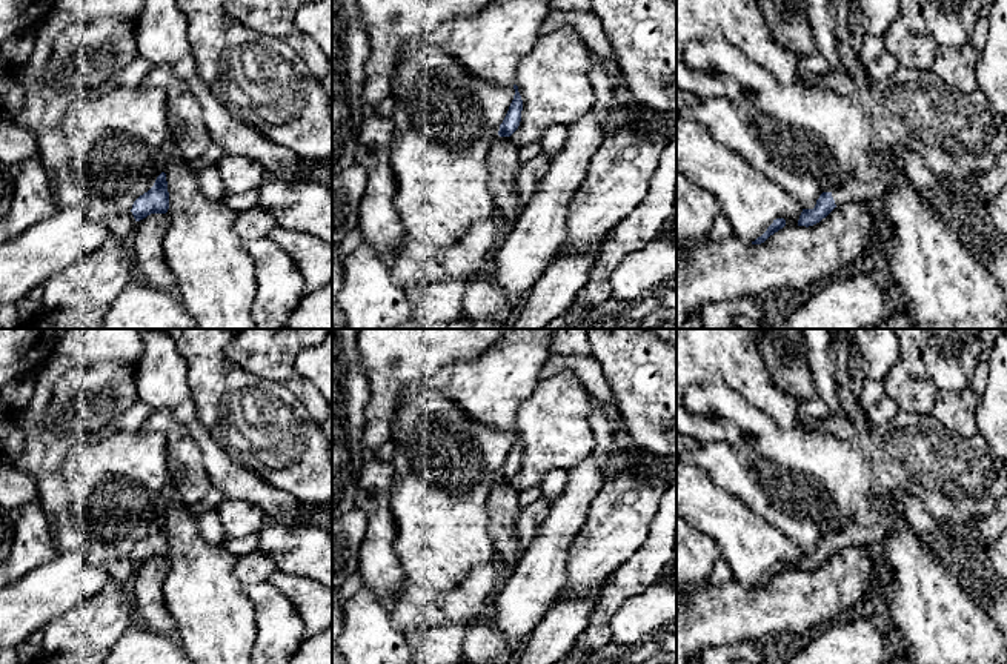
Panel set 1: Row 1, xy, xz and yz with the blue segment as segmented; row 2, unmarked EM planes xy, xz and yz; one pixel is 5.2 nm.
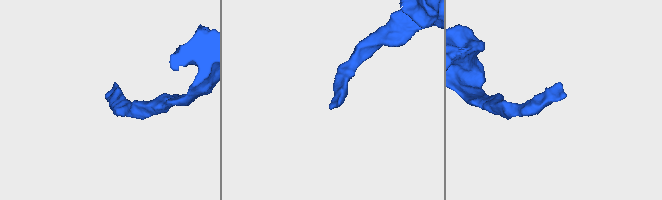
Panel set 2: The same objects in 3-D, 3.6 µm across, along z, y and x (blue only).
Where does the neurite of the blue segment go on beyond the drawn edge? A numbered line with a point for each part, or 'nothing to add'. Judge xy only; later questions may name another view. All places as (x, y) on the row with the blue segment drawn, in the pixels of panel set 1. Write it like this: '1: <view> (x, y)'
1: xy (168, 149)

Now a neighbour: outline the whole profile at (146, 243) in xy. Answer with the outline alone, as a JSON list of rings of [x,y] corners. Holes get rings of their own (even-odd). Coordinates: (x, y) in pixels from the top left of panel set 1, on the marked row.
[[[151,214],[135,223],[129,240],[135,267],[157,289],[175,290],[177,278],[165,261],[163,238],[169,229],[166,214]]]

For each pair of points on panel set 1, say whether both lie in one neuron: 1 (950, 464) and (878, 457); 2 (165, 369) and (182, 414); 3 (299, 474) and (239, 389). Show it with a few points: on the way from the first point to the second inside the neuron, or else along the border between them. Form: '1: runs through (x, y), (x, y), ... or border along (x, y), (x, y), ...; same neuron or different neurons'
1: runs through (932, 464), (920, 457), (897, 457); same neuron
2: runs through (165, 380), (165, 386), (180, 403); same neuron
3: runs through (289, 452), (248, 411); same neuron

